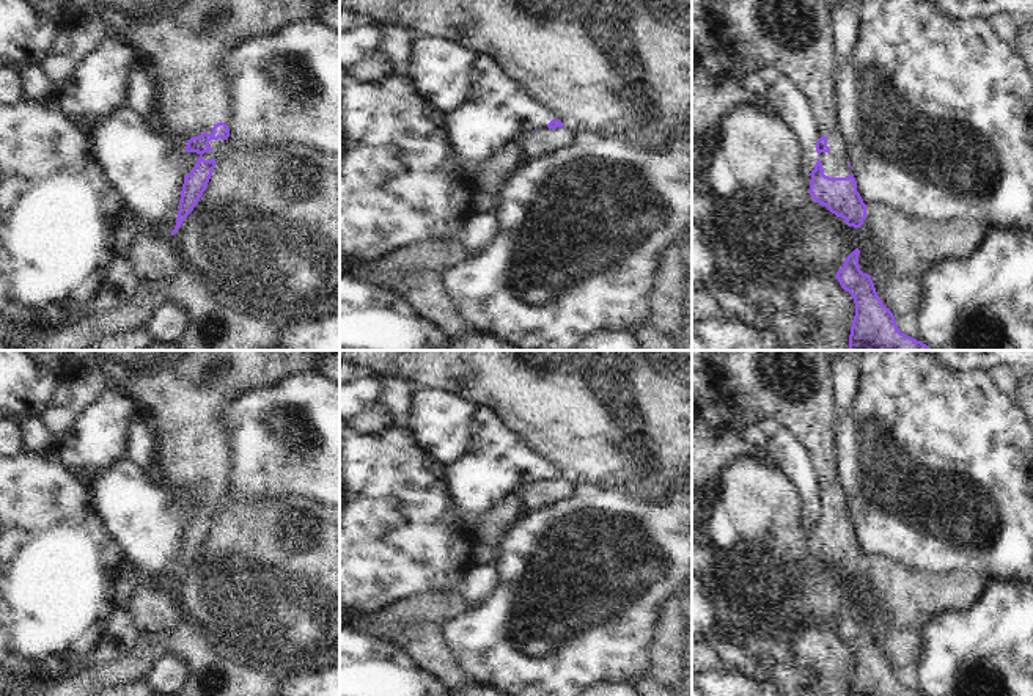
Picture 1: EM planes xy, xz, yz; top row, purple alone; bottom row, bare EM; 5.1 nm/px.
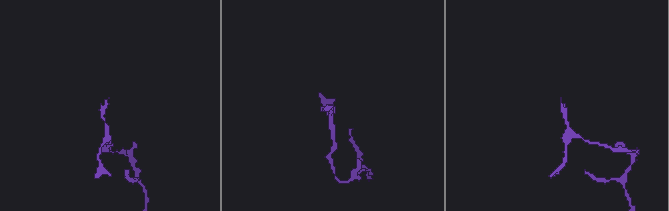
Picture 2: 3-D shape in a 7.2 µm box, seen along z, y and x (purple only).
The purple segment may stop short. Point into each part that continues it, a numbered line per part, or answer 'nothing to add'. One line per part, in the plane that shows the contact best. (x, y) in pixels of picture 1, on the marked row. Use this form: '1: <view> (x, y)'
1: xy (214, 143).

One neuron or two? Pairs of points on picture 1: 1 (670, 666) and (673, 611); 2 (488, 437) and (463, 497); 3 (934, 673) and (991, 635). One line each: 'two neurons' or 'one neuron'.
1: one neuron
2: one neuron
3: one neuron

